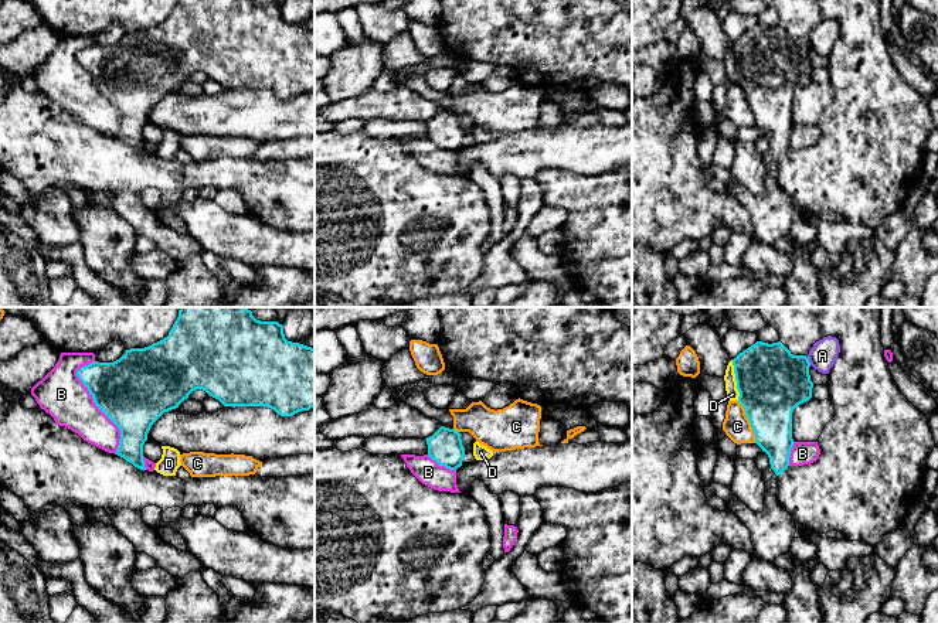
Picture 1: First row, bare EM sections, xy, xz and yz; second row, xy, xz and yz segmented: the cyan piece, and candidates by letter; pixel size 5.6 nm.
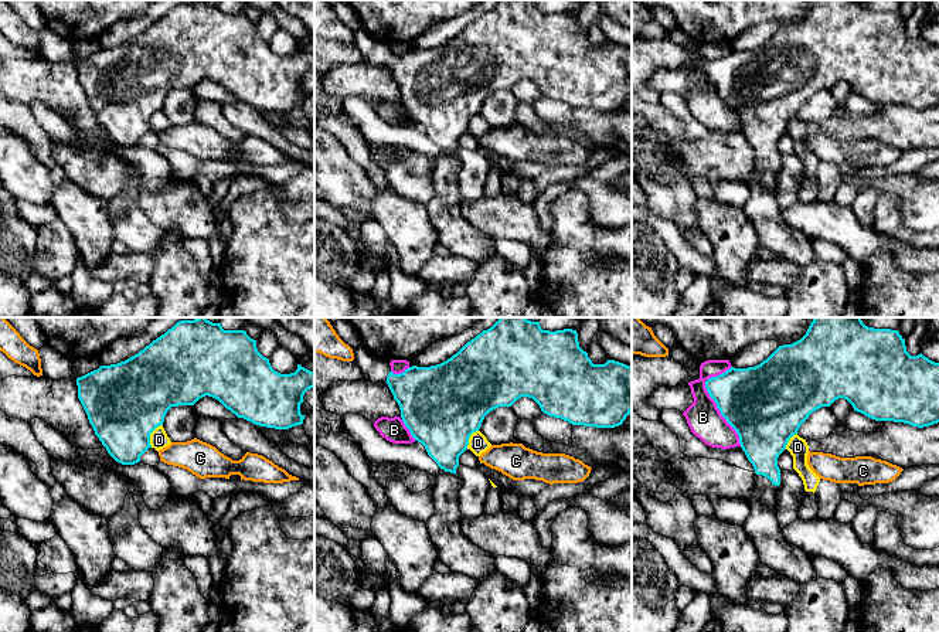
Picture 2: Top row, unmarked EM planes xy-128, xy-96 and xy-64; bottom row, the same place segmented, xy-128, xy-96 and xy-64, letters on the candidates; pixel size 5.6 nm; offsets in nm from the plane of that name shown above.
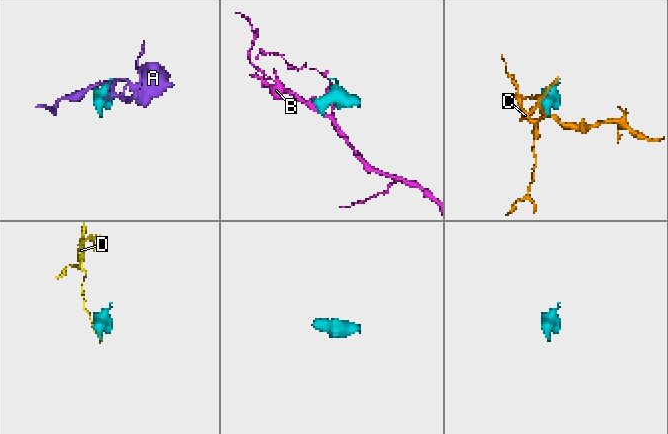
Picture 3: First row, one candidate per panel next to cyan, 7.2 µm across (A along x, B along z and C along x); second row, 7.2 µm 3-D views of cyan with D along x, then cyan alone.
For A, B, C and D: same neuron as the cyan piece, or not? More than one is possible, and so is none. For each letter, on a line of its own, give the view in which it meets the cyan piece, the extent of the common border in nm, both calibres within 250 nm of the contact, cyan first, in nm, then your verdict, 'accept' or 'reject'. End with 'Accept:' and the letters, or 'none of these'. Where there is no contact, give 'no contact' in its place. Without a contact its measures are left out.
A: meets cyan in yz; contact 50 nm long; 380 nm thick on the cyan side, 160 nm on the other; reject
B: meets cyan in xy; contact 550 nm long; 400 nm thick on the cyan side, 260 nm on the other; reject
C: meets cyan in yz; contact 260 nm long; 380 nm thick on the cyan side, 150 nm on the other; reject
D: meets cyan in yz; contact 240 nm long; 380 nm thick on the cyan side, 70 nm on the other; reject
Accept: none of these

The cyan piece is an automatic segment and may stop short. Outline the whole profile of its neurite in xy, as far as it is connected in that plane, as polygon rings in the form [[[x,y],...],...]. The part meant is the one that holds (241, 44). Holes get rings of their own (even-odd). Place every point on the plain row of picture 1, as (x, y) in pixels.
[[[177,0],[169,18],[145,31],[130,31],[113,45],[94,44],[77,54],[81,65],[88,71],[95,88],[119,110],[120,123],[115,137],[123,140],[140,153],[146,153],[143,143],[143,127],[147,123],[147,116],[152,108],[164,96],[179,91],[196,72],[205,74],[210,79],[218,82],[224,89],[266,89],[273,92],[281,99],[292,99],[302,93],[315,91],[315,31],[292,25],[285,21],[283,8],[278,4],[261,4],[255,0]]]

